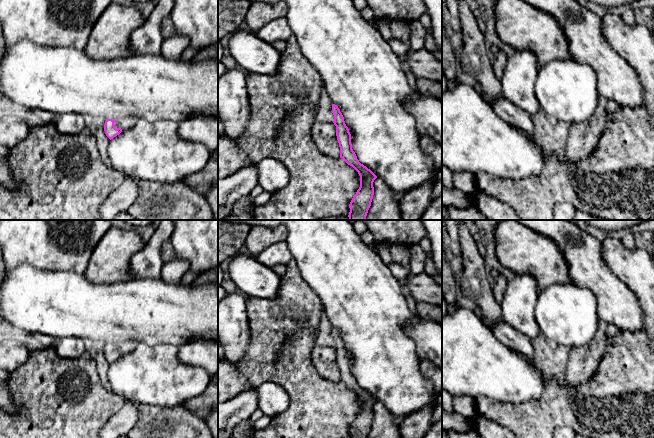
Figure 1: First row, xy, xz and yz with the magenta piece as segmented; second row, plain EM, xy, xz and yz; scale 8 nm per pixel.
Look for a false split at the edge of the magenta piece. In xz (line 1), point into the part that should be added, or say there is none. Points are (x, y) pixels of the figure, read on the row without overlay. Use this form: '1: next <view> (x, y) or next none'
1: next none

